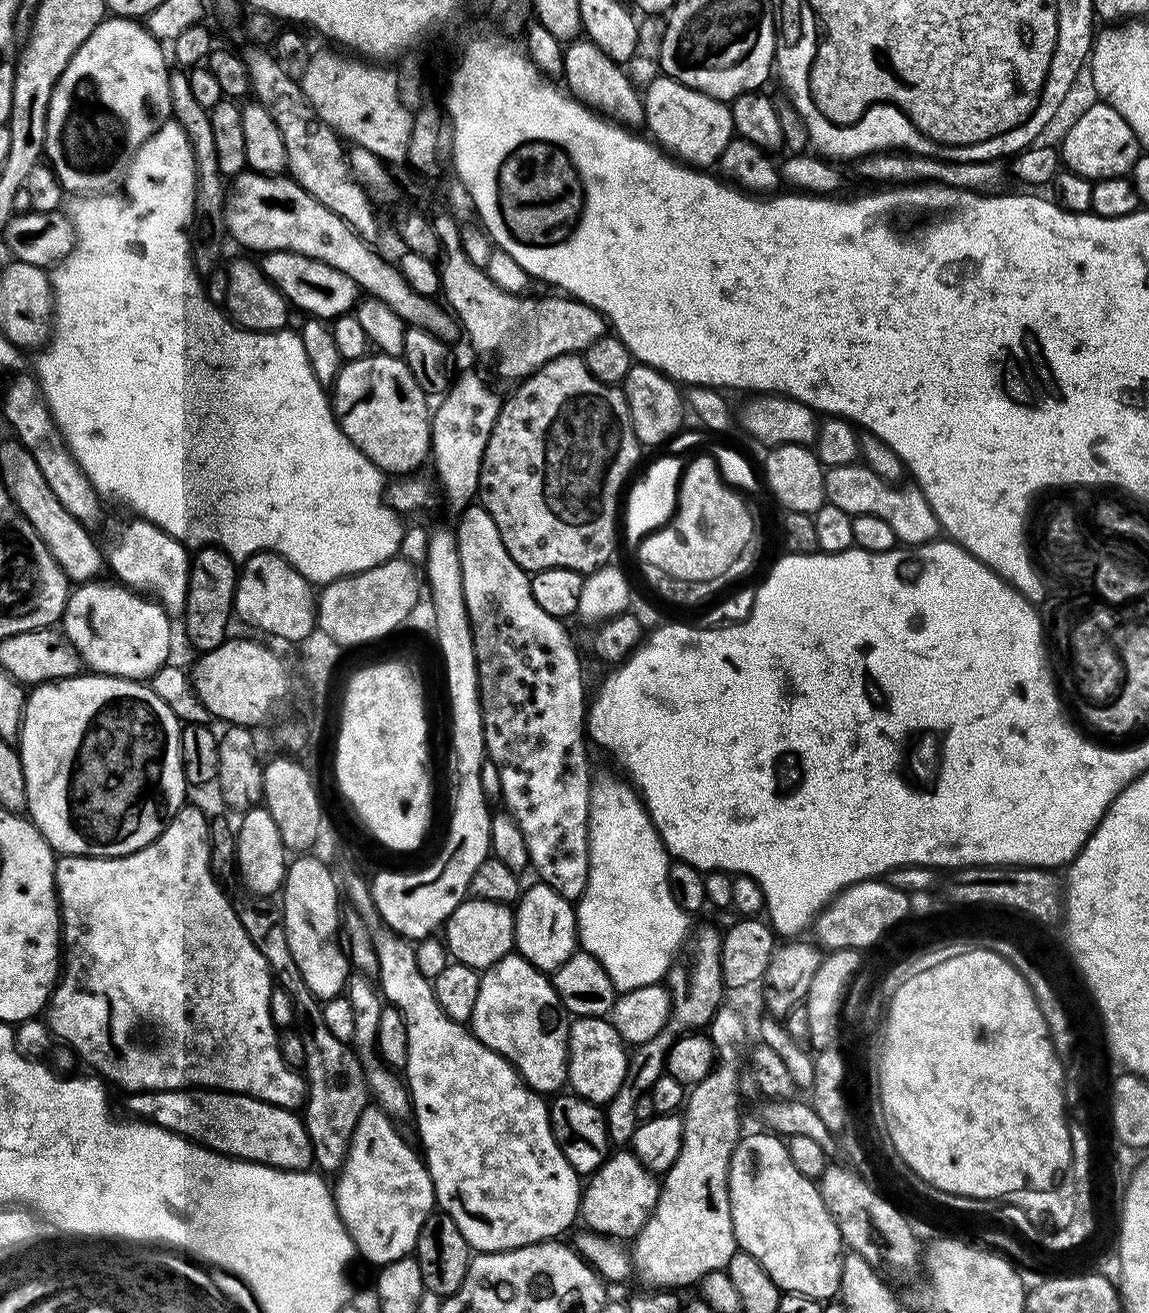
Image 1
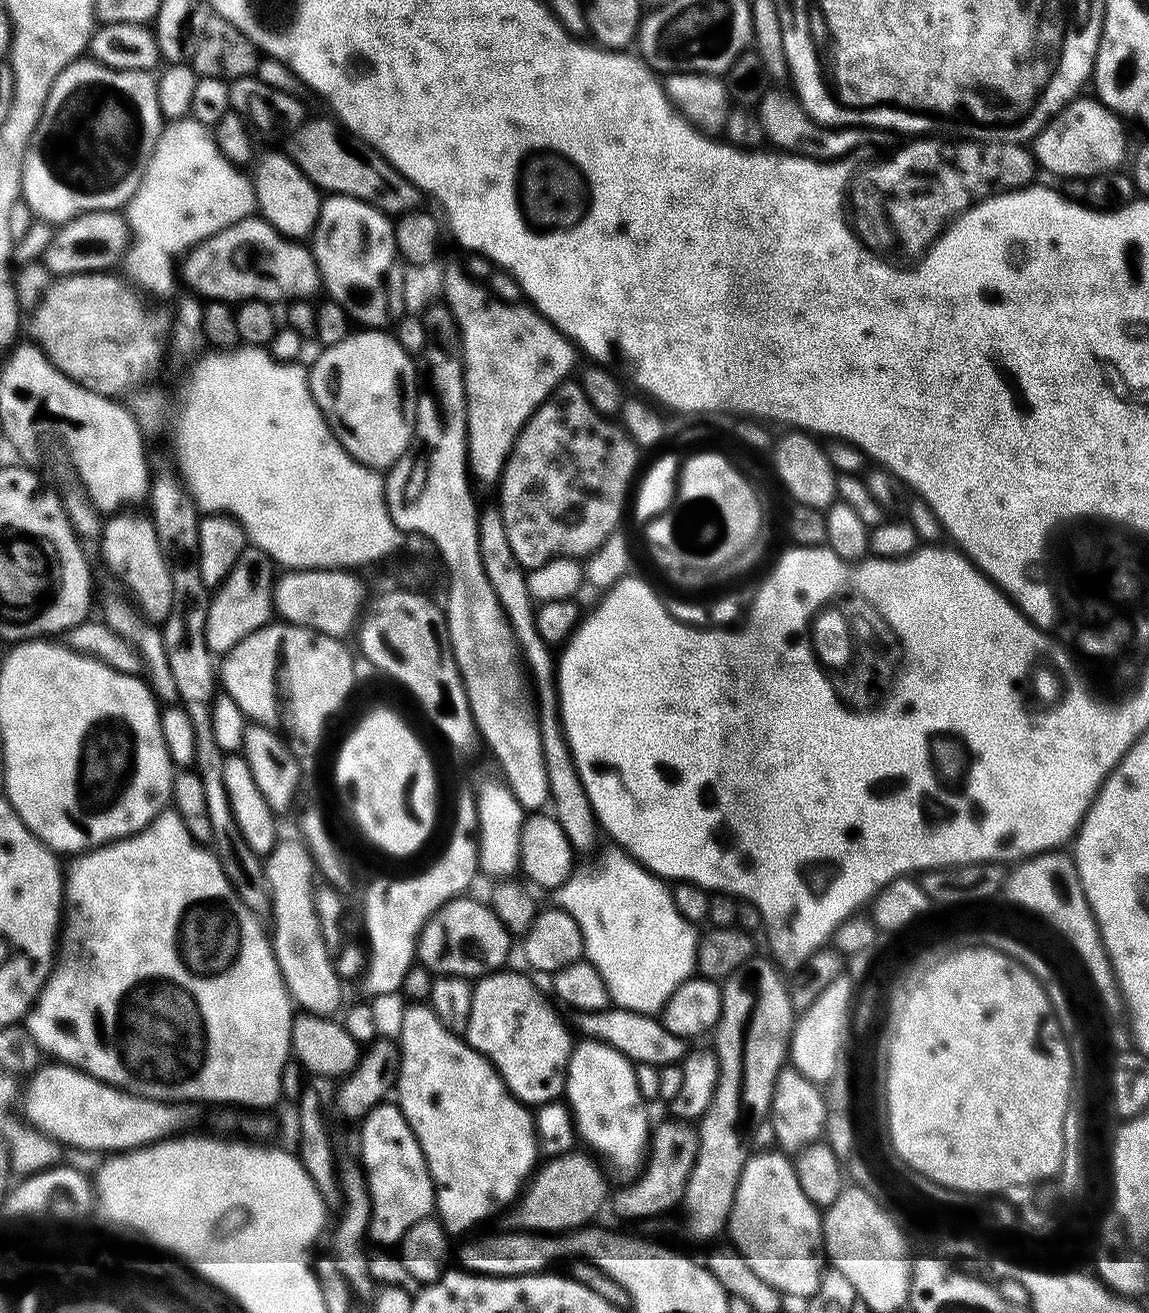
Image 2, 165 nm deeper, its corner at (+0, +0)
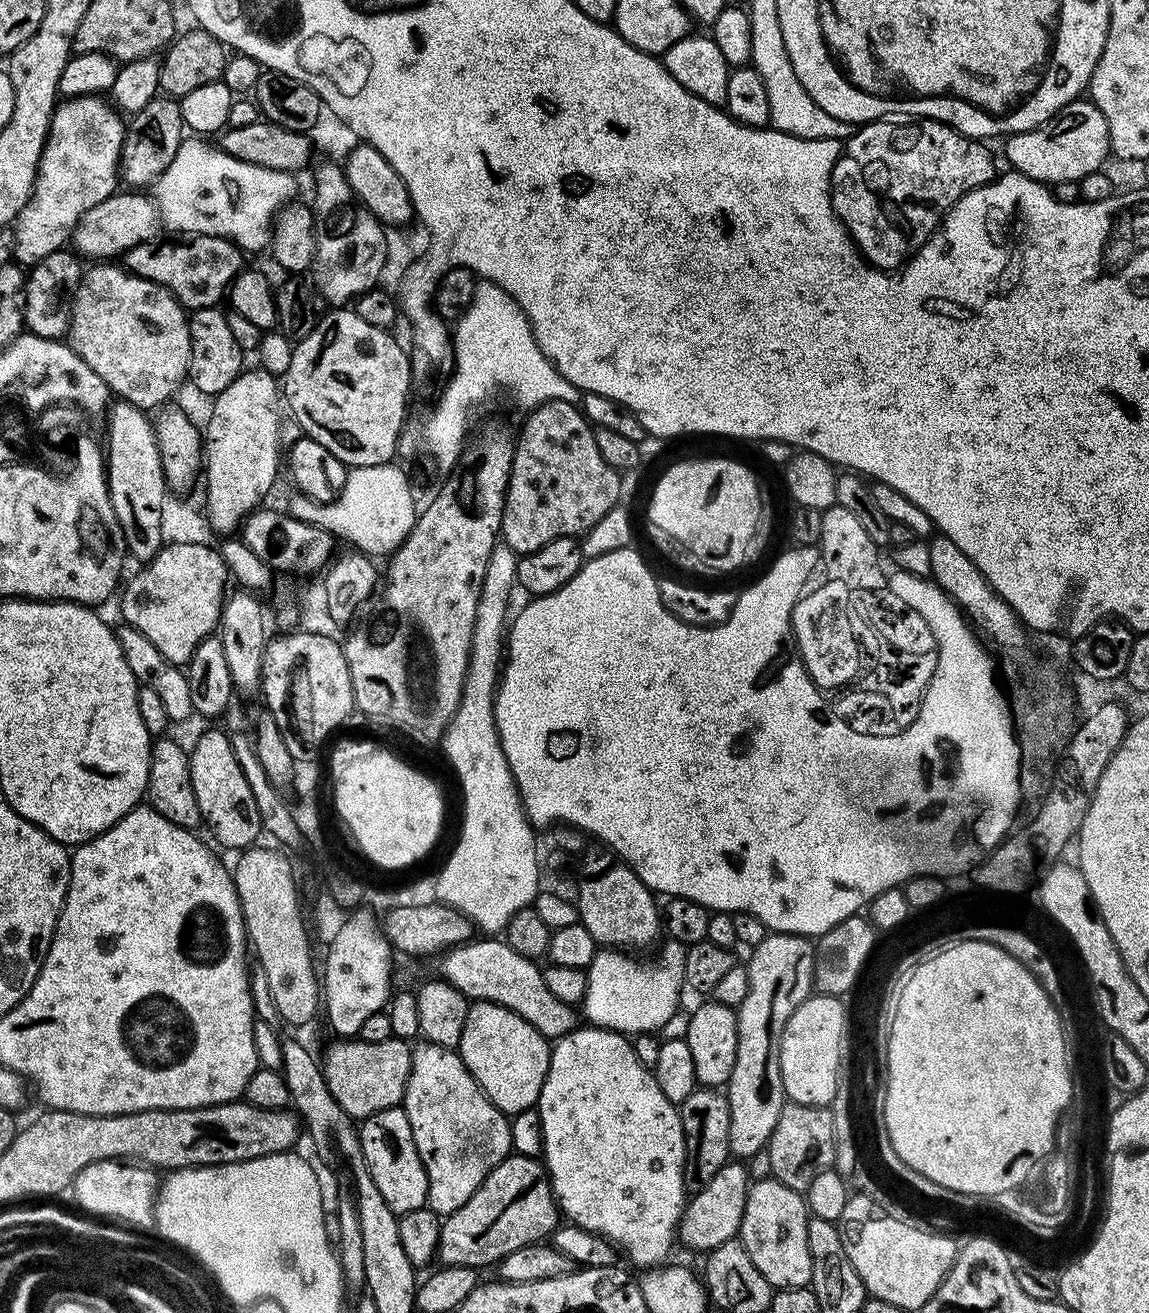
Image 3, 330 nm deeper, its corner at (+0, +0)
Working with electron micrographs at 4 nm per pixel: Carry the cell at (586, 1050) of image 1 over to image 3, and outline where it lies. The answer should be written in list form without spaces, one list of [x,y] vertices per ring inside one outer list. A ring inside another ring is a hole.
[[[580,1026],[575,1031],[566,1033],[551,1045],[552,1057],[546,1074],[546,1082],[540,1091],[538,1111],[544,1151],[542,1163],[546,1169],[549,1182],[552,1183],[552,1193],[556,1199],[556,1206],[560,1209],[563,1219],[579,1227],[582,1231],[592,1232],[596,1236],[607,1240],[619,1251],[628,1255],[628,1260],[639,1270],[659,1268],[672,1252],[672,1243],[677,1243],[677,1229],[686,1205],[686,1189],[684,1186],[684,1132],[677,1105],[668,1101],[659,1089],[653,1073],[644,1068],[635,1056],[635,1050],[627,1035],[619,1032],[609,1032],[606,1028],[595,1026]]]

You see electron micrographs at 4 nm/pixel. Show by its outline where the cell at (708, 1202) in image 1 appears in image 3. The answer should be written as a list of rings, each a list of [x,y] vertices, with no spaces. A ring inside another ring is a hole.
[[[788,932],[768,934],[759,945],[751,949],[752,961],[747,961],[749,990],[746,998],[737,1007],[739,1018],[738,1058],[735,1059],[734,1073],[726,1085],[726,1095],[730,1106],[730,1154],[740,1160],[747,1160],[756,1152],[765,1149],[771,1133],[774,1132],[778,1118],[787,1101],[783,1088],[781,1066],[779,1062],[780,1040],[786,1023],[791,1015],[809,999],[813,991],[815,978],[814,944],[811,939],[791,936]]]

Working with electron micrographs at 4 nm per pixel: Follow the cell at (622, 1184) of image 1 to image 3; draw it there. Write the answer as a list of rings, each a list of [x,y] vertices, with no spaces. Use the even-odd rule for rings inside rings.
[[[697,1087],[678,1105],[684,1132],[684,1186],[695,1194],[730,1160],[730,1106],[727,1095],[715,1088]]]

